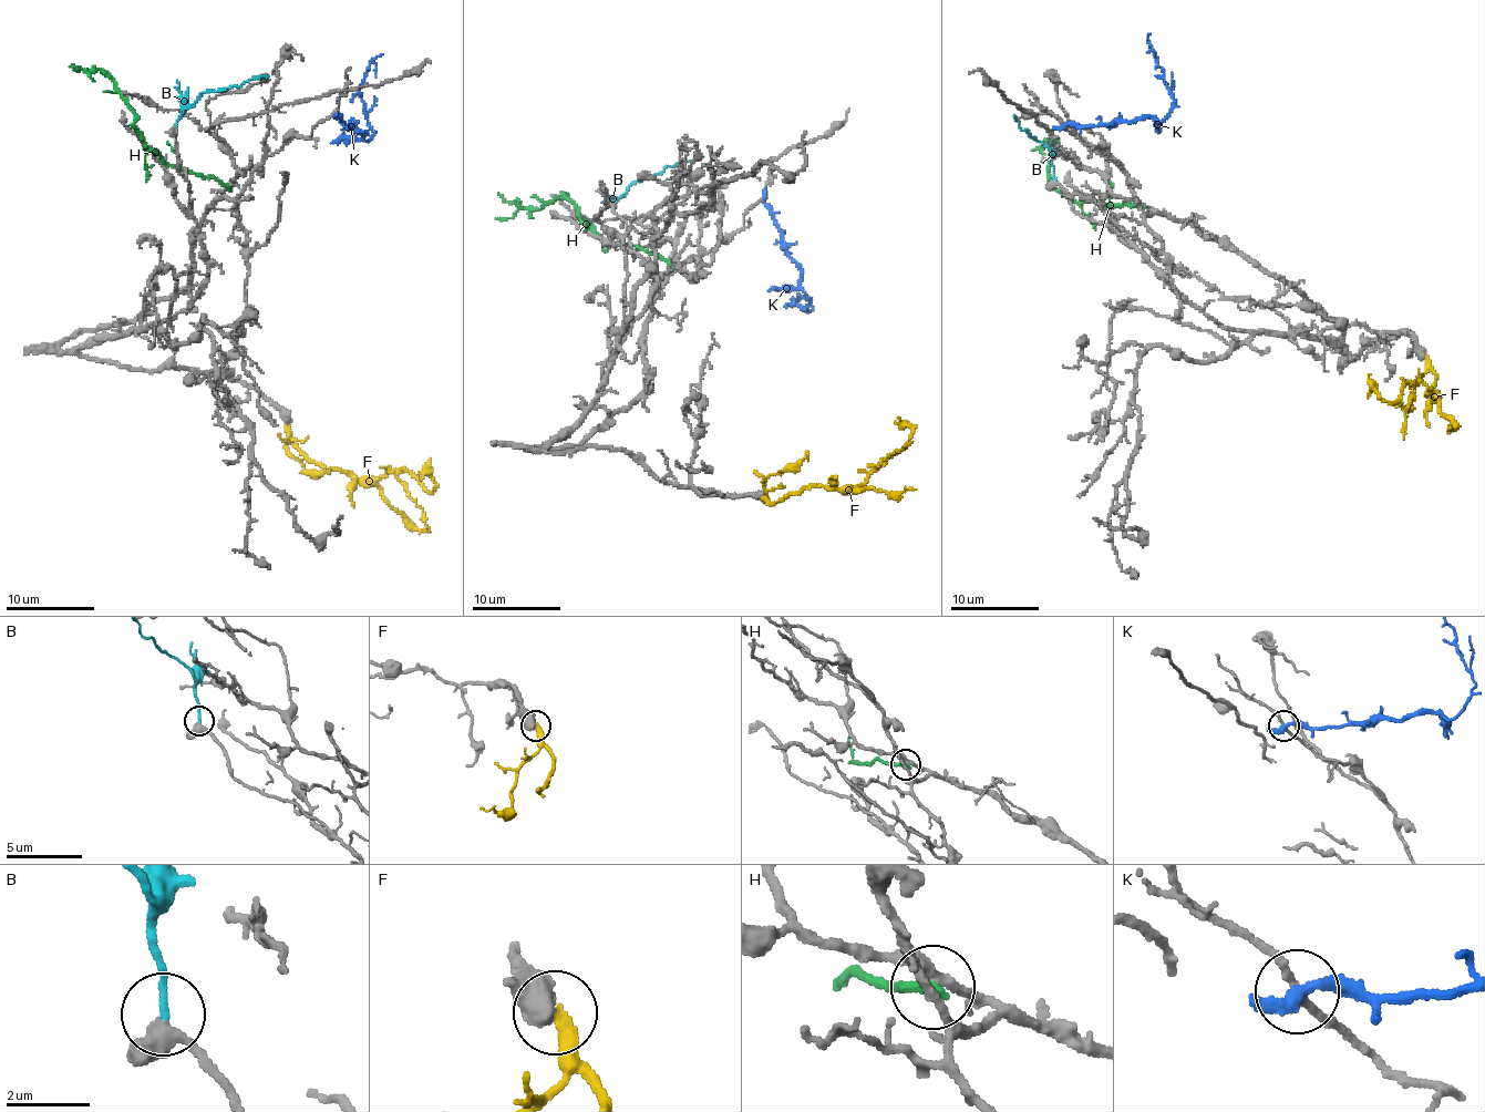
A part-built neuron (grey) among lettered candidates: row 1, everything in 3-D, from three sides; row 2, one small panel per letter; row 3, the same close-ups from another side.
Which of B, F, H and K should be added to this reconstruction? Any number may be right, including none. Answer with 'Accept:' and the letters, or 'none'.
Accept: F

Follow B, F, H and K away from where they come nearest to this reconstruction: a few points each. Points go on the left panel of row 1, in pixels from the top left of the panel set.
B: (176, 126), (178, 115), (202, 93), (239, 86), (244, 81), (268, 75)
F: (287, 420), (292, 443), (311, 460), (358, 477), (402, 467), (430, 492), (435, 484), (430, 459)
H: (229, 188), (215, 178), (167, 165), (146, 148), (132, 110), (107, 76), (92, 69), (73, 70)
K: (333, 114), (348, 130), (365, 132), (365, 141), (374, 134), (359, 90), (371, 63), (375, 76)

